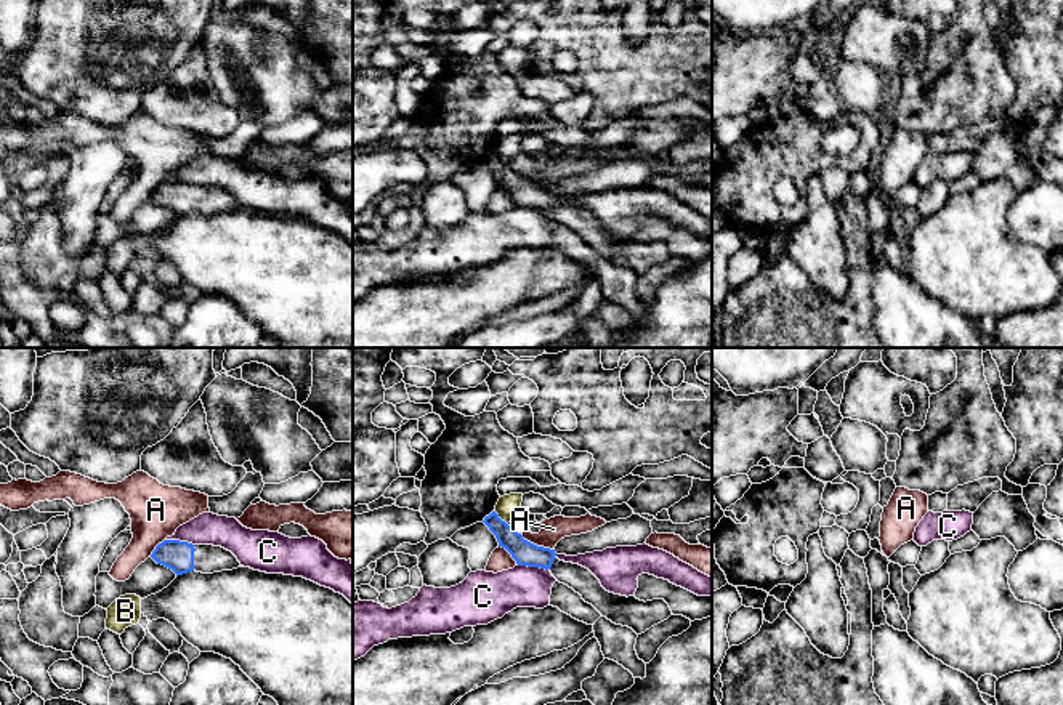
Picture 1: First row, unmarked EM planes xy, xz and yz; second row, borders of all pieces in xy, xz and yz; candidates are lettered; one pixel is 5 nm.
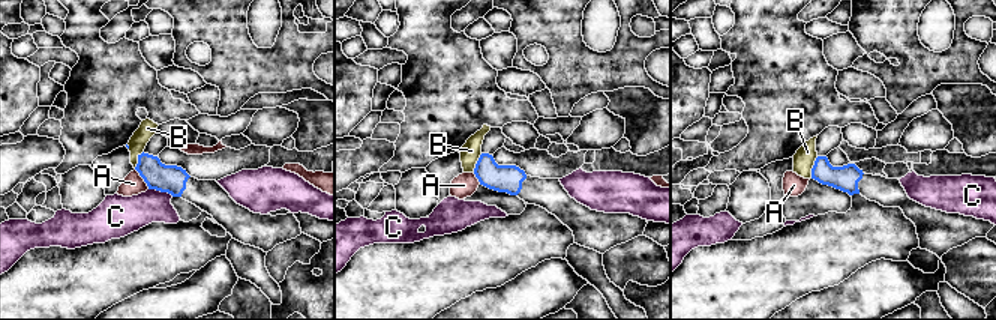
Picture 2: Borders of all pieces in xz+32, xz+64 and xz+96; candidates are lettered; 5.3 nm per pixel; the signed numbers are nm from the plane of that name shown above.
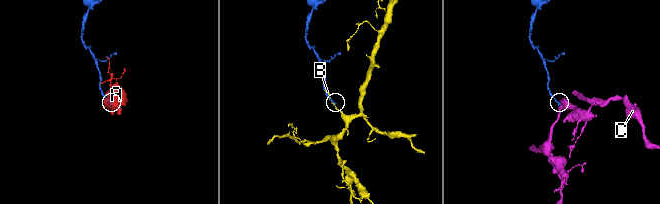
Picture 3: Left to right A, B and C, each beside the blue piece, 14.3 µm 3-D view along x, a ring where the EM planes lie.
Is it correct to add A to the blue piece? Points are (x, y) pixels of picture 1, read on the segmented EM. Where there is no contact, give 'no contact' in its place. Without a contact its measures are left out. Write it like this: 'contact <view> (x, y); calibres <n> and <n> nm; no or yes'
contact xz (536, 545); calibres 120 and 120 nm; no

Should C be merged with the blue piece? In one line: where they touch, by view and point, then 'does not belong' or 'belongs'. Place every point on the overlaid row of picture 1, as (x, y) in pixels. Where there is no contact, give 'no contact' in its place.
xz (534, 566) | does not belong

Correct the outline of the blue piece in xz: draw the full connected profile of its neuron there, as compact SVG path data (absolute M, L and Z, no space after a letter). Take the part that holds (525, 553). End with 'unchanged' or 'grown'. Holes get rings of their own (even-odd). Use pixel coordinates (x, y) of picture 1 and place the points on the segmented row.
M495 511L486 516L483 522L495 535L499 546L505 548L518 566L550 570L560 583L572 588L585 602L592 604L603 617L616 625L629 626L637 634L641 634L672 615L664 599L645 602L635 596L627 598L606 591L588 569L560 561L555 550L524 540Z; grown

